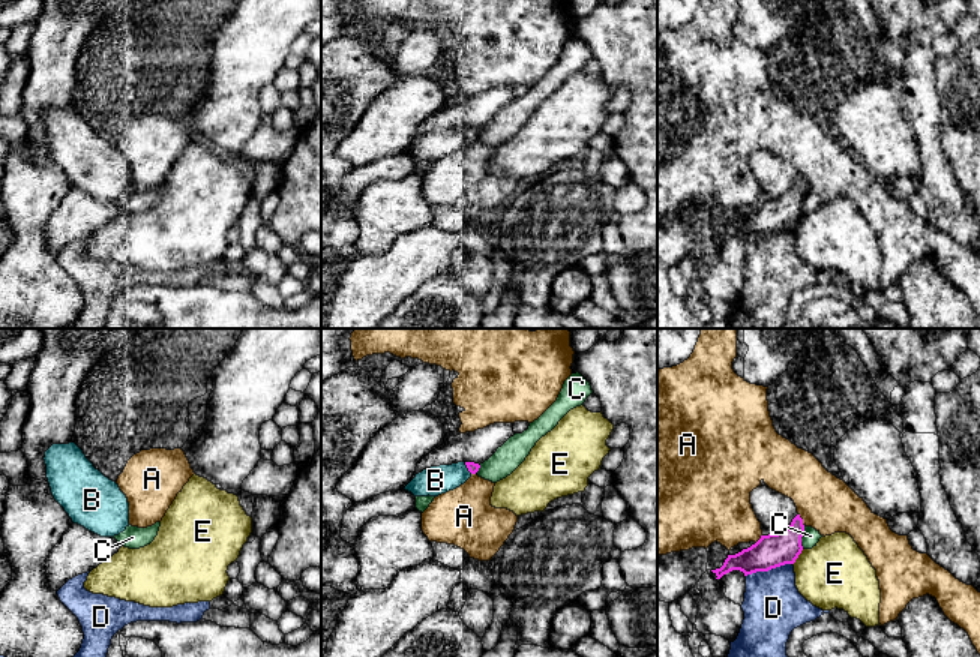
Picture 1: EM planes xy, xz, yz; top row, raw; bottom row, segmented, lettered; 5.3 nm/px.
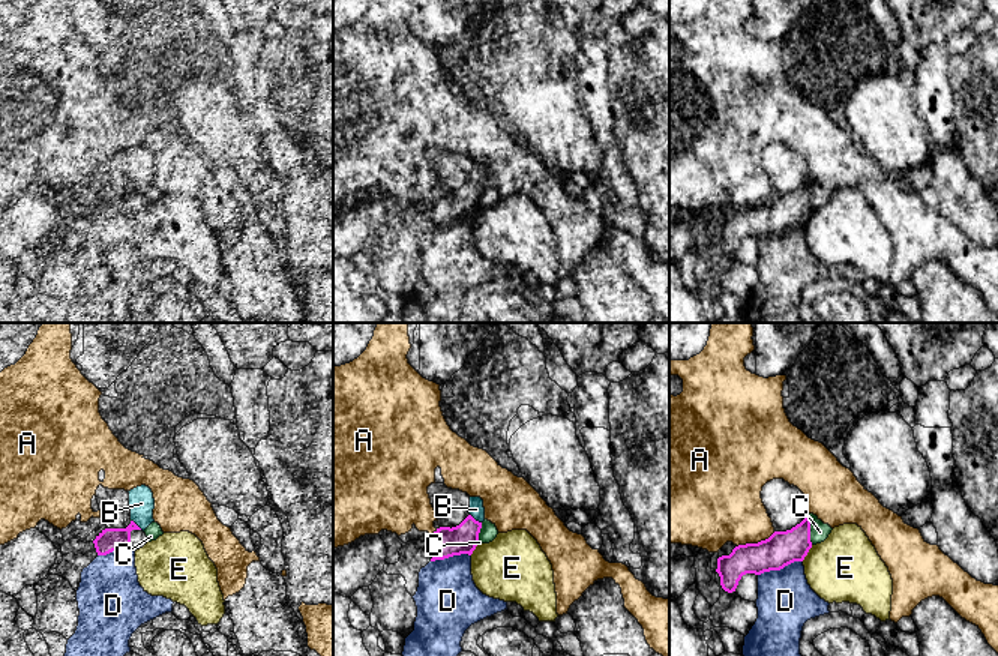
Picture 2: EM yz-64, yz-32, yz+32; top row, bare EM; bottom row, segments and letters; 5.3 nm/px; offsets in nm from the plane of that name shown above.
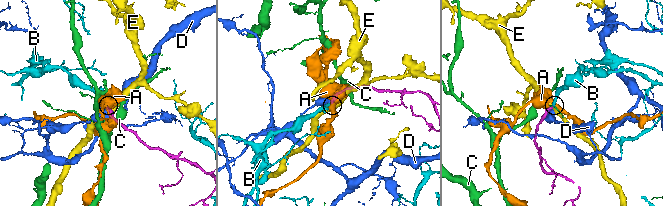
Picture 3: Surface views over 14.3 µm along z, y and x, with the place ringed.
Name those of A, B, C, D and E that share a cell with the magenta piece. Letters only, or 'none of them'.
B

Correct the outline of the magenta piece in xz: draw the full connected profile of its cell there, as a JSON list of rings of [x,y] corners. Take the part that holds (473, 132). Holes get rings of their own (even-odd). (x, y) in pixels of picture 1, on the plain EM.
[[[458,126],[423,134],[404,152],[414,160],[438,160],[464,148],[480,129],[474,126]]]

